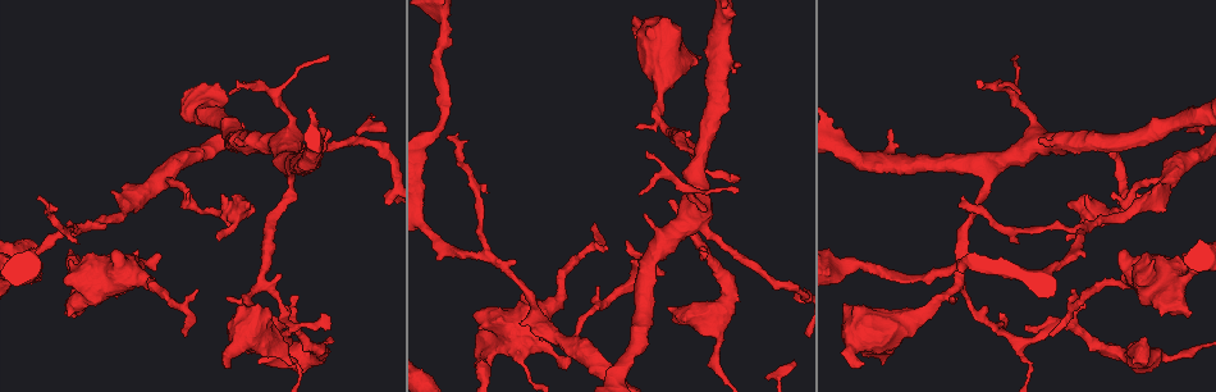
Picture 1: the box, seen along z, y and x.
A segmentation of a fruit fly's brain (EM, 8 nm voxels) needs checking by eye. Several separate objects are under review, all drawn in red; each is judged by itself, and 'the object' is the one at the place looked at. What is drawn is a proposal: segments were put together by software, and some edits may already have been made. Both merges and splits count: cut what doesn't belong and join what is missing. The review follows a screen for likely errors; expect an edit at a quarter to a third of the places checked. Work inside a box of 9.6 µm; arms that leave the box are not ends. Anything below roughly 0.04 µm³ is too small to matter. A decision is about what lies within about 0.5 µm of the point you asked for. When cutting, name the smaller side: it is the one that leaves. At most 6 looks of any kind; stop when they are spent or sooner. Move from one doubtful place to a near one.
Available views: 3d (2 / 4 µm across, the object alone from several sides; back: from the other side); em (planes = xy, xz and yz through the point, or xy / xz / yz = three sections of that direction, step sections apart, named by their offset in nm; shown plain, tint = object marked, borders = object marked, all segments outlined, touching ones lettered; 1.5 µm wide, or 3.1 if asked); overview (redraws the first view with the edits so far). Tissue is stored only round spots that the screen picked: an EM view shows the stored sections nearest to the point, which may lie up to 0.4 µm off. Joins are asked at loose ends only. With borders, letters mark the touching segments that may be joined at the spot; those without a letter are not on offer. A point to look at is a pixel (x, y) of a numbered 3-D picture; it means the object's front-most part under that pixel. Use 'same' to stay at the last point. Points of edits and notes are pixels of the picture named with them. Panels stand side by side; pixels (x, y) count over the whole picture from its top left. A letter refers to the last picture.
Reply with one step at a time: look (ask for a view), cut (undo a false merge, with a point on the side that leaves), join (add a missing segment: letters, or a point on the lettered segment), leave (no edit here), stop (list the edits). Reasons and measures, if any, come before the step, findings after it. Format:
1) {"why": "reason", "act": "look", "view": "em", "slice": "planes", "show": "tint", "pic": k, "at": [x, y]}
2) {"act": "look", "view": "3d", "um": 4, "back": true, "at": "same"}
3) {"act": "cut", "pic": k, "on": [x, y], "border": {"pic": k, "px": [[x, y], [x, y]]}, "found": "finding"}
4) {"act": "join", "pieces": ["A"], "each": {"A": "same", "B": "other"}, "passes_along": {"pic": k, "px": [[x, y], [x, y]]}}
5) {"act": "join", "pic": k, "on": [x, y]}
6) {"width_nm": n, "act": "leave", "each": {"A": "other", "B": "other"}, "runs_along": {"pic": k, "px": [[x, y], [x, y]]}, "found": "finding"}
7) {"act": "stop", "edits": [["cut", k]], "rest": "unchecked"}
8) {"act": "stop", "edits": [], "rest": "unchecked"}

{"why": "free end", "act": "look", "view": "3d", "um": 2, "pic": 1, "at": [1039, 141]}

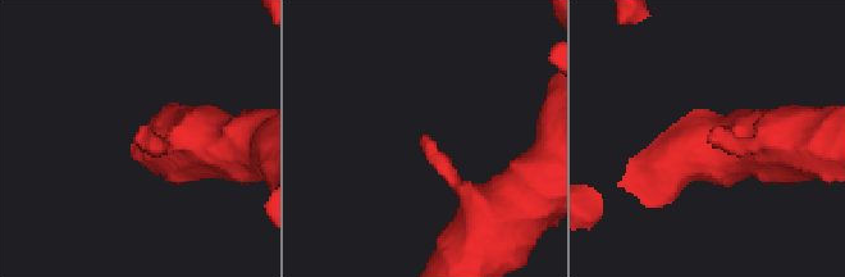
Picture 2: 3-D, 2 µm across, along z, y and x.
{"act": "look", "view": "em", "slice": "xz", "step": 4, "show": "borders", "pic": 2, "at": [709, 130]}

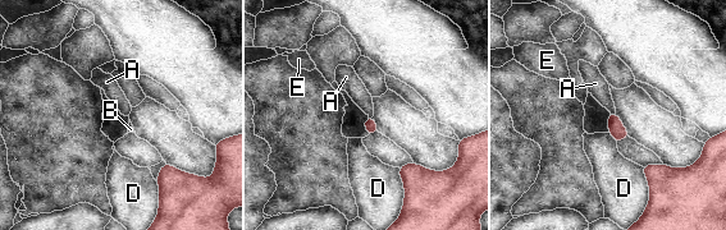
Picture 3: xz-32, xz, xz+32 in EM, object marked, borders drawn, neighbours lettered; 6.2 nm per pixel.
{"act": "leave", "each": {"A": "other", "B": "other", "D": "other", "E": "other"}, "border": {"pic": 3, "px": [[610, 111], [615, 114]]}, "found": "none of them fits"}

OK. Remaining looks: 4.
{"why": "branch stops here", "act": "look", "view": "em", "slice": "planes", "show": "borders", "pic": 1, "at": [1066, 237]}

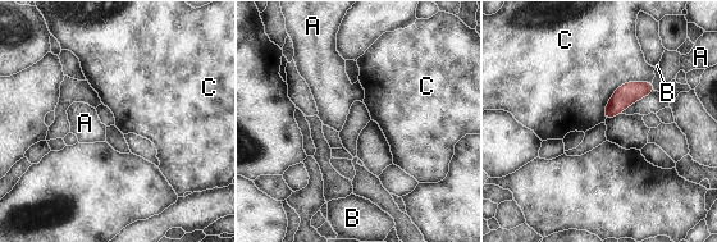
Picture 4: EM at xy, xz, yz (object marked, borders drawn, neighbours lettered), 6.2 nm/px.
{"longest_contact_nm": ["C", 400], "act": "leave", "each": {"A": "other", "B": "other", "C": "other"}, "border": {"pic": 4, "px": [[652, 81], [622, 83], [604, 120]]}, "found": "no lettered segment goes on from it"}

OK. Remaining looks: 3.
{"why": "branch stops here", "act": "look", "view": "em", "slice": "planes", "show": "borders", "pic": 1, "at": [260, 361]}

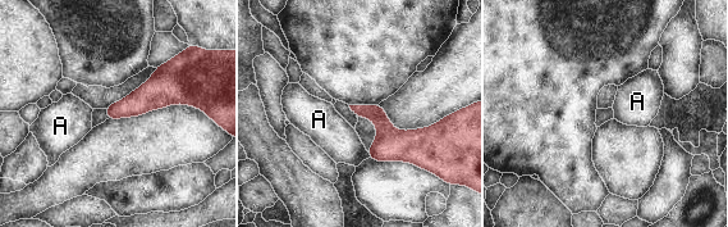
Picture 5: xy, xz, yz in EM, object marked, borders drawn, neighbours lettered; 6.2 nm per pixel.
{"act": "leave", "each": {"A": "other"}, "border": {"pic": 5, "px": [[366, 151], [370, 157]]}, "found": "none of them fits"}

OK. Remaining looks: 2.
{"act": "stop", "edits": [], "rest": "unchecked"}

